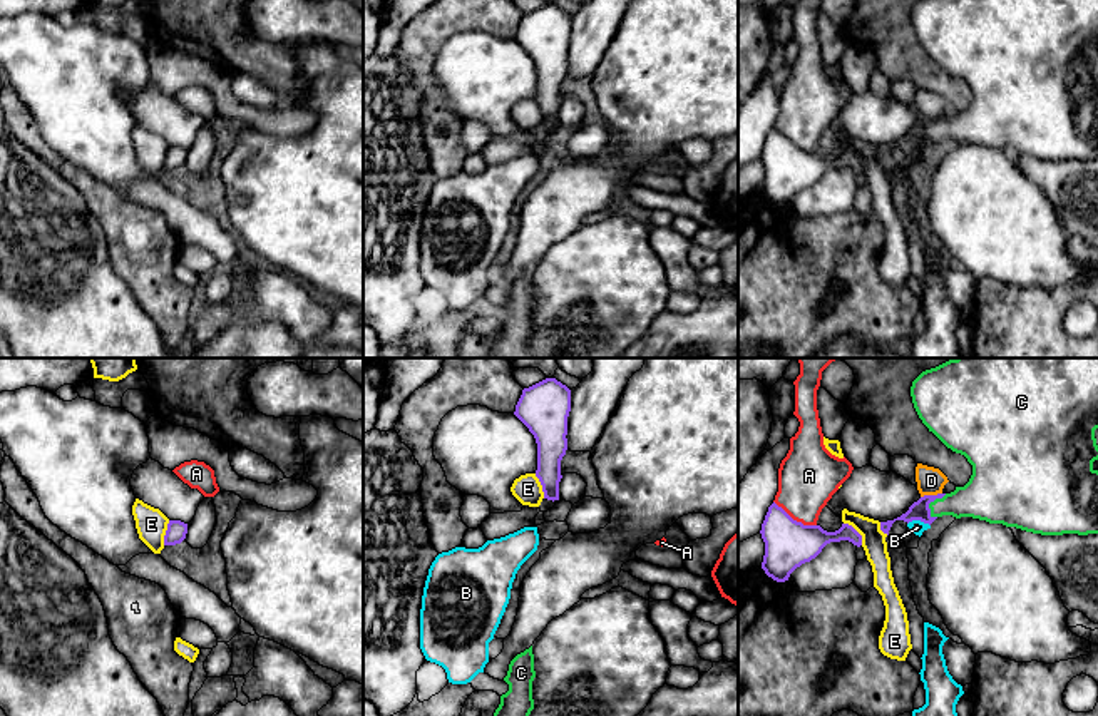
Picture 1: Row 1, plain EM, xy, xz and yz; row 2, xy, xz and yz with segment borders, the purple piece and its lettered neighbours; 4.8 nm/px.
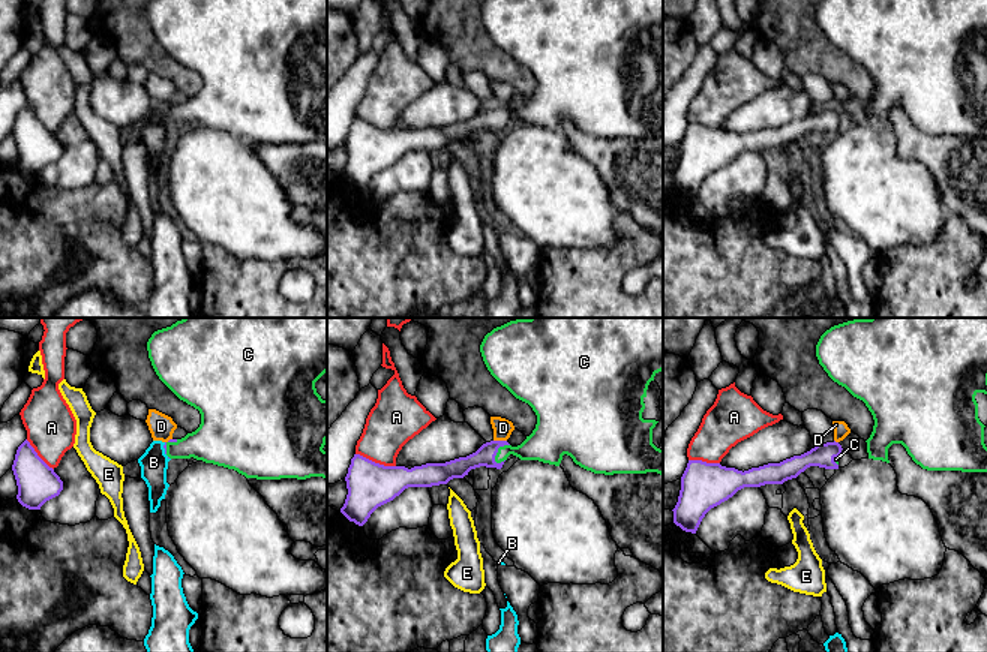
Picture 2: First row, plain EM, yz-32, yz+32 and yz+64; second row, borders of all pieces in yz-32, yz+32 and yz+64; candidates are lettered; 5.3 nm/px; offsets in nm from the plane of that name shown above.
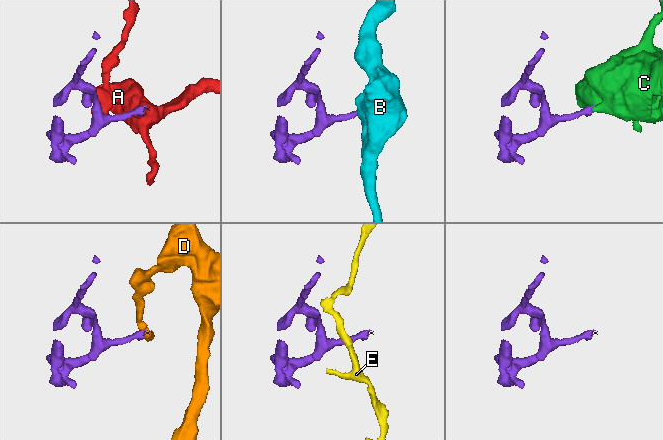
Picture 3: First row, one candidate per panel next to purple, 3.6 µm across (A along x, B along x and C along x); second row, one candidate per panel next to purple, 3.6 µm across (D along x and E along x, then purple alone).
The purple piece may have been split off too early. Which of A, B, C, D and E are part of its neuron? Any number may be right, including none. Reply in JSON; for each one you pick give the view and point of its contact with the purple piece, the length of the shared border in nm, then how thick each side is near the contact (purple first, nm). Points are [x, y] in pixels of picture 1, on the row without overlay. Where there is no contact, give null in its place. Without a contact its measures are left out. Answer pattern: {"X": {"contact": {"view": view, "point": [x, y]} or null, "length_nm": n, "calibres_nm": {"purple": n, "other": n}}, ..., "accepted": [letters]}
{"C": {"contact": {"view": "yz", "point": [931, 126]}, "length_nm": 140, "calibres_nm": {"purple": 100, "other": 220}}, "accepted": ["C"]}

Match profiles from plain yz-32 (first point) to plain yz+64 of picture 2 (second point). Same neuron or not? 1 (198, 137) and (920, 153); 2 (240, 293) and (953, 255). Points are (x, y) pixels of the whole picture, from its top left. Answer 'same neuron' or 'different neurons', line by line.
1: different neurons
2: same neuron

